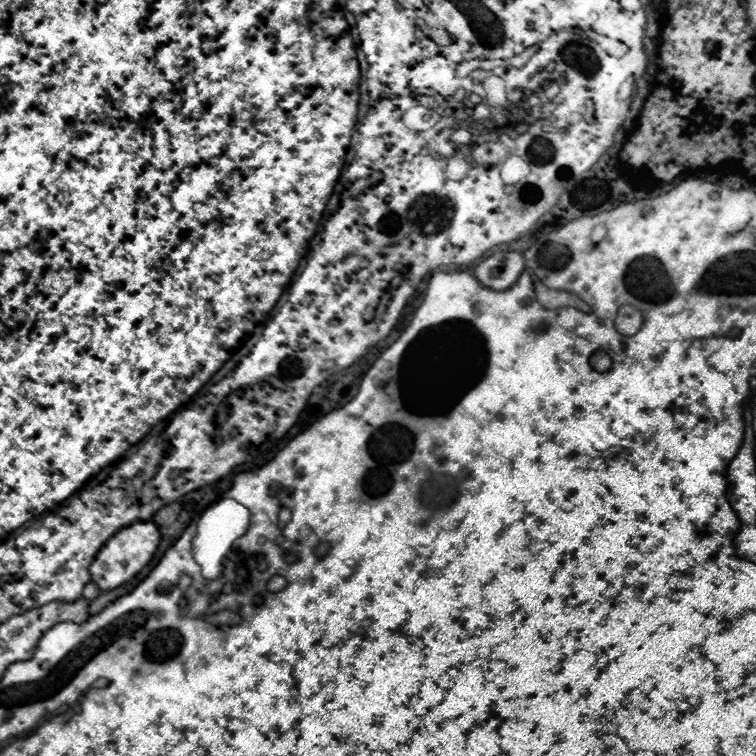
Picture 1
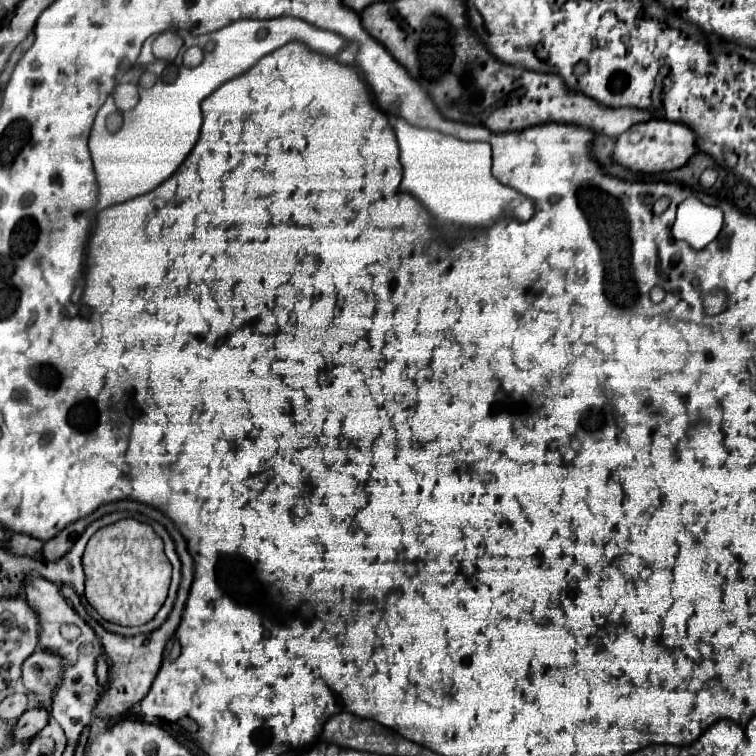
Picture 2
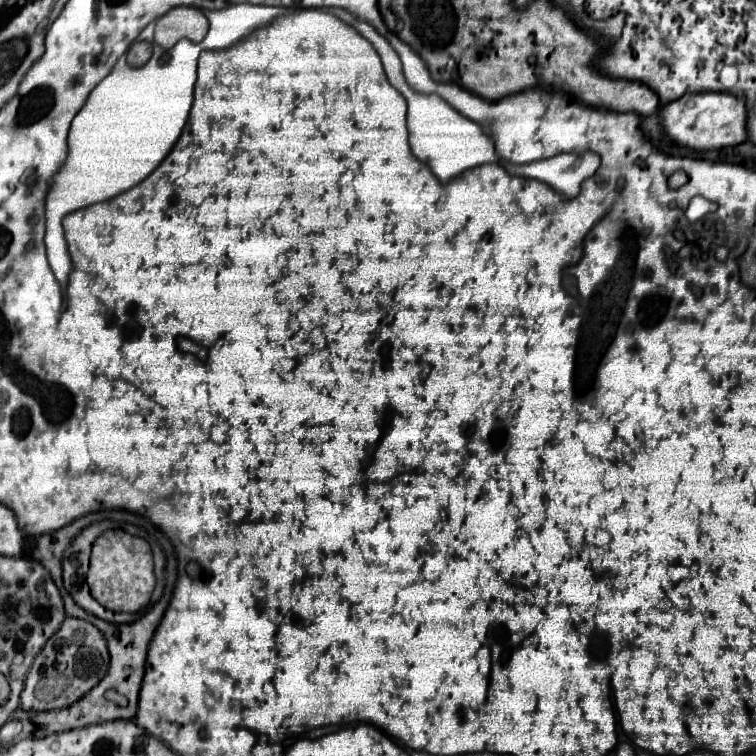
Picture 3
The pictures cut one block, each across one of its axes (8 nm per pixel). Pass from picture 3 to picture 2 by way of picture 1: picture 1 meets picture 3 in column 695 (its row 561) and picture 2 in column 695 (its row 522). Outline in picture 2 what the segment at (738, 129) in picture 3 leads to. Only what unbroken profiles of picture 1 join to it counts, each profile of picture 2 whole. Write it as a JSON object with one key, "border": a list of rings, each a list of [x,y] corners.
{"border":[[[652,118],[648,122],[634,124],[616,140],[614,160],[634,172],[652,172],[652,174],[660,170],[668,172],[668,170],[682,168],[698,152],[696,142],[698,142],[698,136],[690,126],[680,122],[670,122],[666,118]]]}

